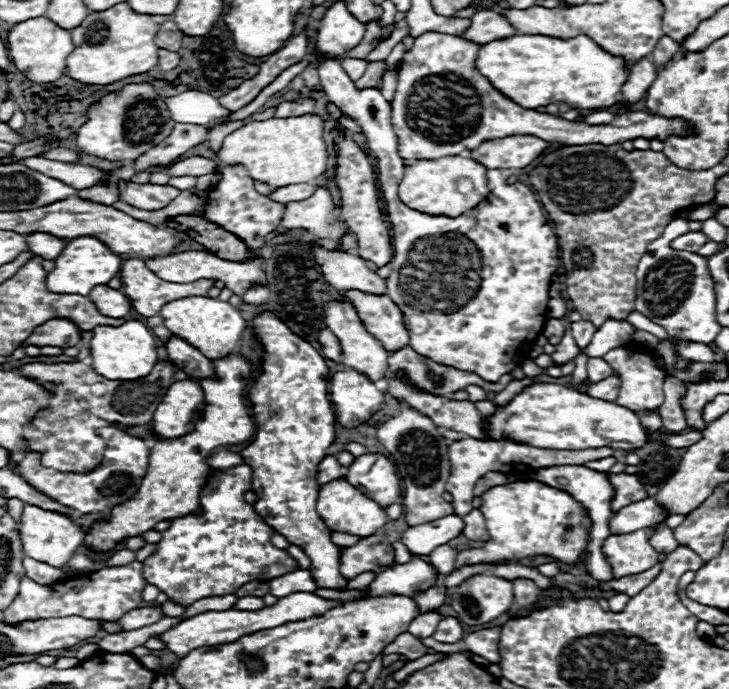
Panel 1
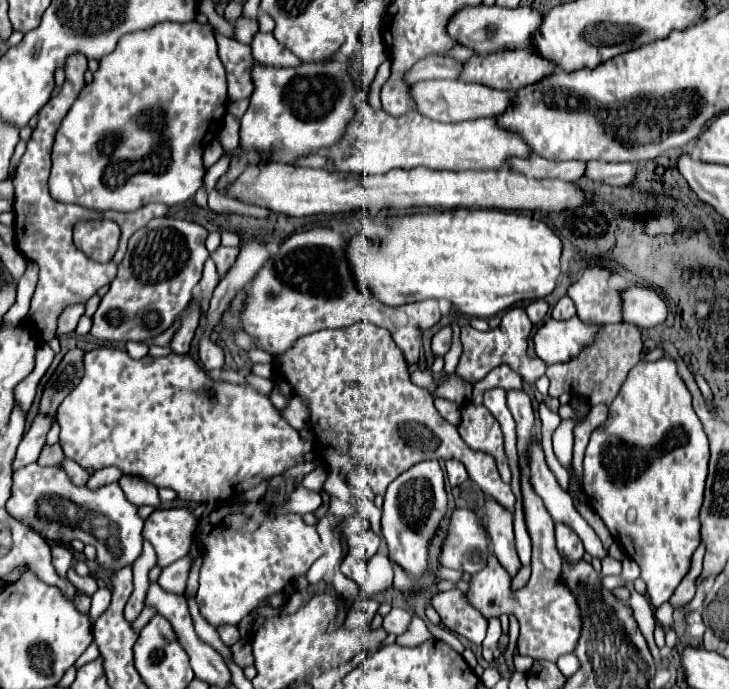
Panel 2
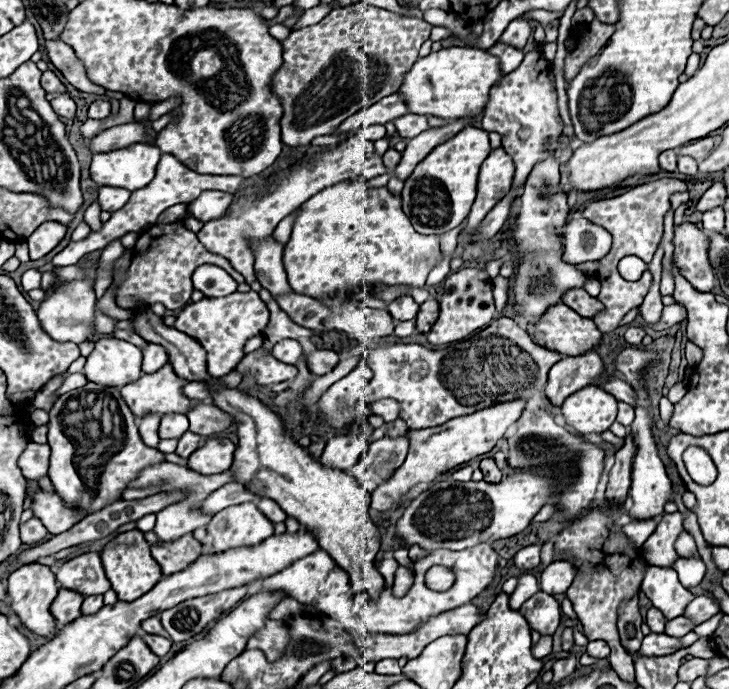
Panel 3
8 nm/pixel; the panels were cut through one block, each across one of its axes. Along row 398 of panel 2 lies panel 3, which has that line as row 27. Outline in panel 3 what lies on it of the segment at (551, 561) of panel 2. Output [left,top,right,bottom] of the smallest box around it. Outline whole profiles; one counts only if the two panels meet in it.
[500,16,530,48]

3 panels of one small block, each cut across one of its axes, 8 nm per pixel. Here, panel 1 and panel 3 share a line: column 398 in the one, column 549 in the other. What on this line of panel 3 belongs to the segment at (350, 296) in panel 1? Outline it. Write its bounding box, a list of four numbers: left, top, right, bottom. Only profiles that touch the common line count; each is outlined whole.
[528,306,602,356]

